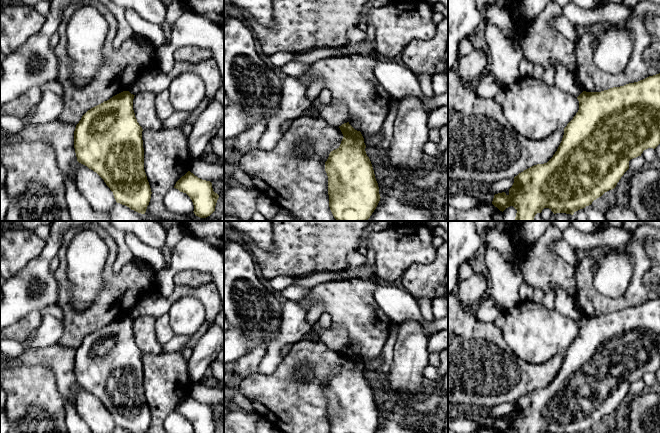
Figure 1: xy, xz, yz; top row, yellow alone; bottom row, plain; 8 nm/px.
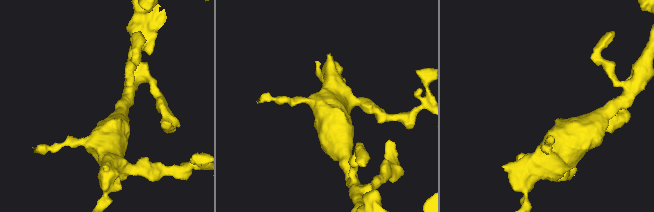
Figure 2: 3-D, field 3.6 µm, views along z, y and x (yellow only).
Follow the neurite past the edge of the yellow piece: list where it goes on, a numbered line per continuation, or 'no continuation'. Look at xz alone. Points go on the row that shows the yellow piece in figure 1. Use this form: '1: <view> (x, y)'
no continuation

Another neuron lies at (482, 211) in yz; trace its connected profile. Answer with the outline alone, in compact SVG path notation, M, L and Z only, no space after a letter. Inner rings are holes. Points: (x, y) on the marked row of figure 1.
M478 203L468 210L448 205L448 221L504 221L504 217L492 203Z

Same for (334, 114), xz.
M312 102L309 108L309 116L314 118L322 118L328 124L333 126L341 126L348 122L348 110L343 103L329 104L318 107Z

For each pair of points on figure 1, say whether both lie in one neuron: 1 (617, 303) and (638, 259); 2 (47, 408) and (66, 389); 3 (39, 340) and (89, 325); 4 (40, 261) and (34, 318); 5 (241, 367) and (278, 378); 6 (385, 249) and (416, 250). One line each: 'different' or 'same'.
1: same
2: different
3: different
4: different
5: different
6: same

